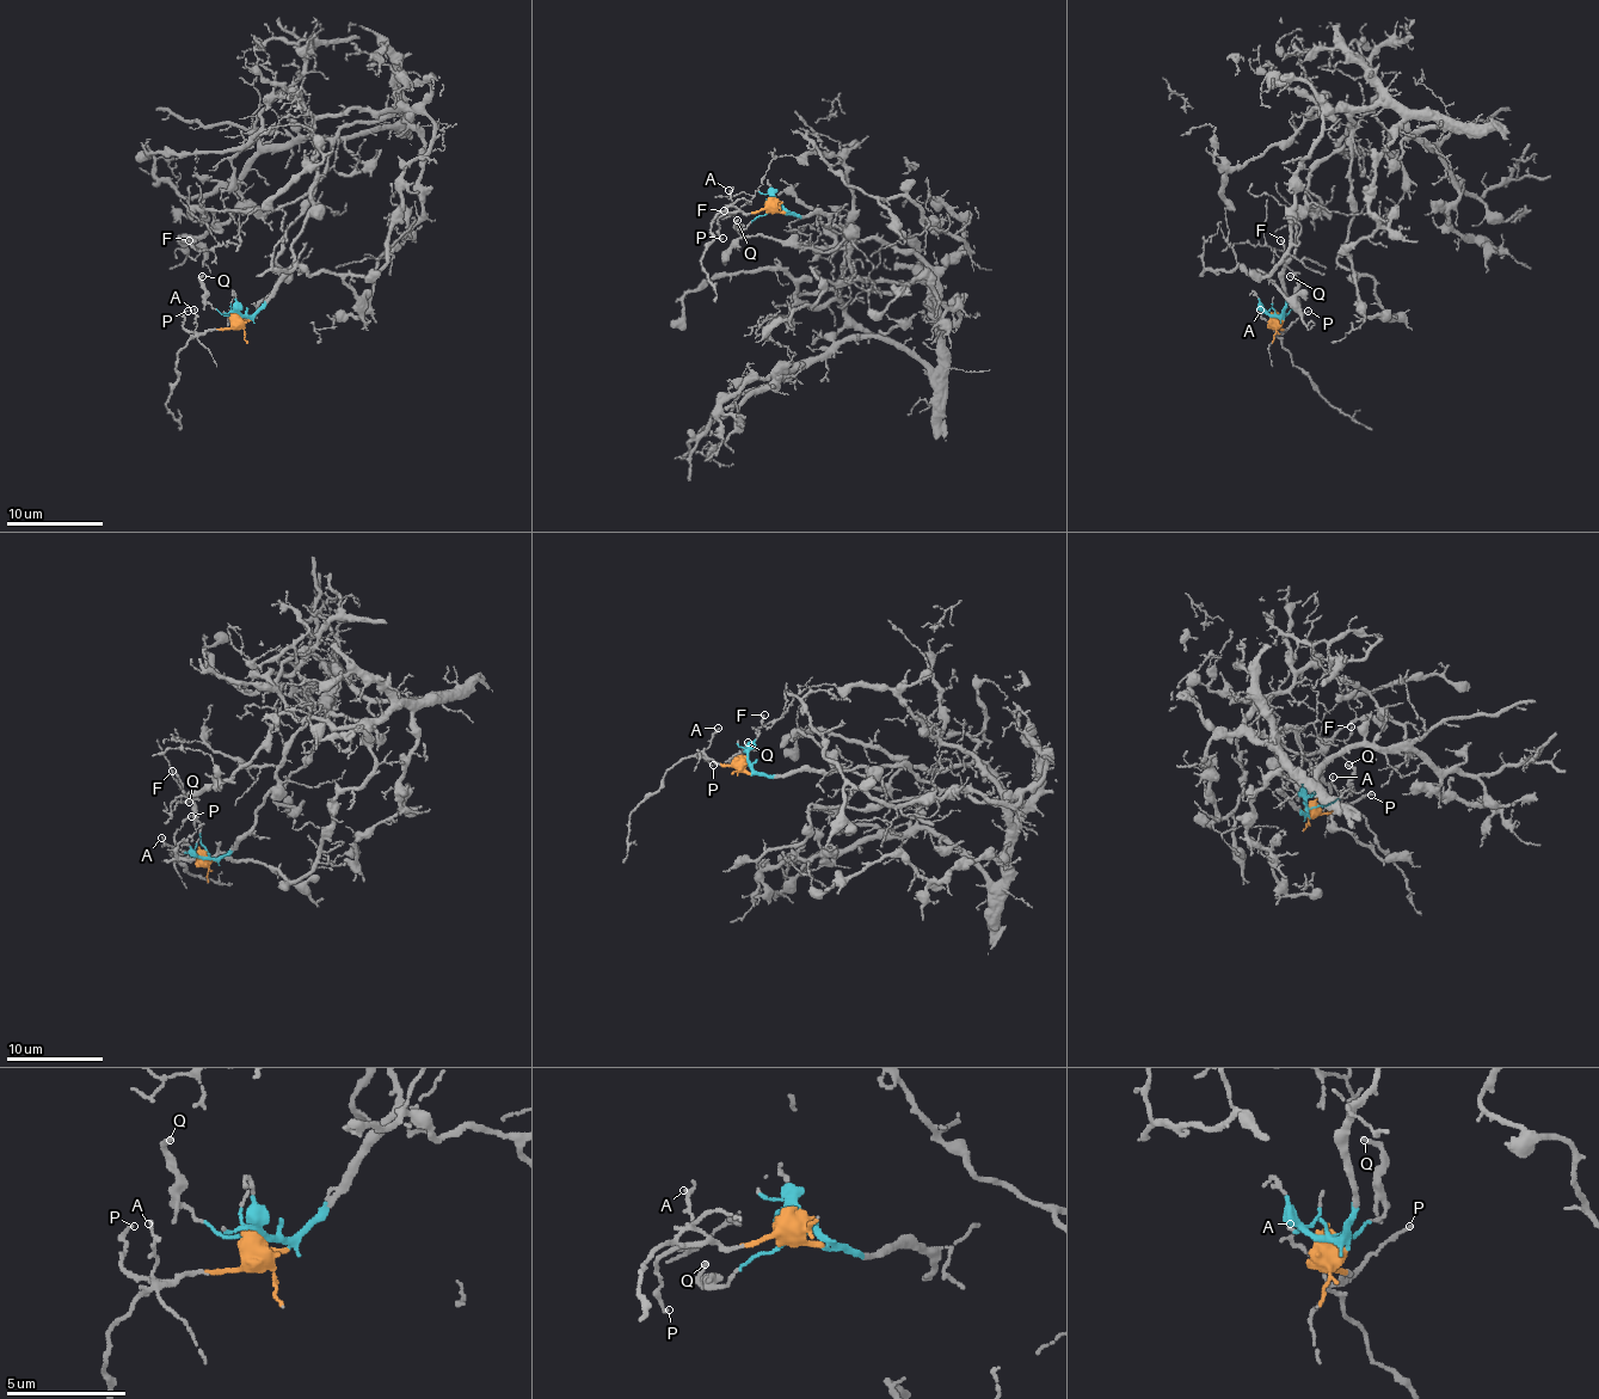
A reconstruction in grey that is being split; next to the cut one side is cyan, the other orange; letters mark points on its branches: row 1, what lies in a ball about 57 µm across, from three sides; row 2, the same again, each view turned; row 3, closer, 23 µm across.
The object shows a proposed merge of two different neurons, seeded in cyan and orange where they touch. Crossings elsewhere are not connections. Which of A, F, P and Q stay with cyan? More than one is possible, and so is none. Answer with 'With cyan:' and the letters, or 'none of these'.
With cyan: F, Q

